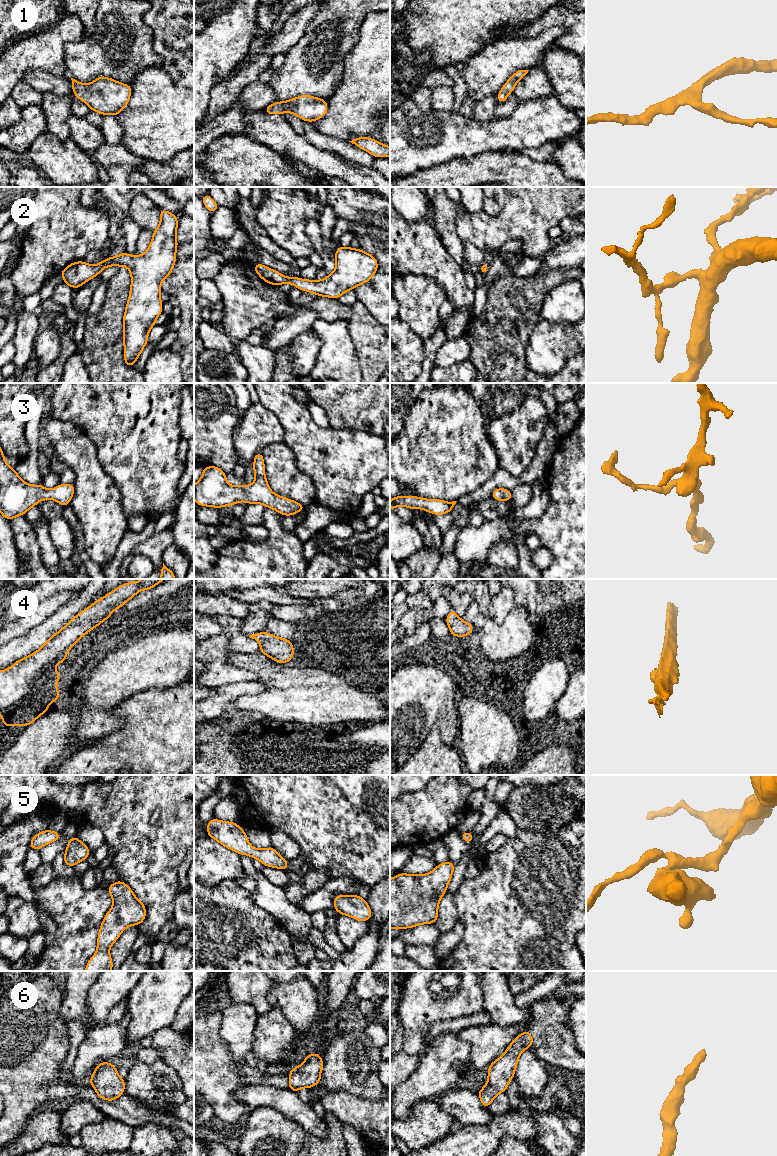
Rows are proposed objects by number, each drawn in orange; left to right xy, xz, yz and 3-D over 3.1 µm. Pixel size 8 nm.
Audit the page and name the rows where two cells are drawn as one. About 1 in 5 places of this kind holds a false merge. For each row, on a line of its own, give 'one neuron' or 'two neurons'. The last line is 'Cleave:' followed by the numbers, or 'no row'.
1: one neuron
2: one neuron
3: one neuron
4: one neuron
5: one neuron
6: one neuron
Cleave: no row

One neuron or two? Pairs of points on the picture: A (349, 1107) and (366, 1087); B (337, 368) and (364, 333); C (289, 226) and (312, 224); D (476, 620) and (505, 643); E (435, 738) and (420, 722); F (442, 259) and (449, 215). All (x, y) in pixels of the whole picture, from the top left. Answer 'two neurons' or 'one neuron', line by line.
A: two neurons
B: two neurons
C: two neurons
D: one neuron
E: two neurons
F: two neurons

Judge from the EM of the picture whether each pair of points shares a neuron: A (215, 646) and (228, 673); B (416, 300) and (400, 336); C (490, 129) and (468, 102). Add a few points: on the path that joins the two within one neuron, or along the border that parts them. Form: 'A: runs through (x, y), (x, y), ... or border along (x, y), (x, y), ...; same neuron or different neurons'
A: runs through (218, 653), (221, 666); same neuron
B: border along (400, 318), (422, 339); different neurons
C: border along (459, 112), (472, 118); different neurons

